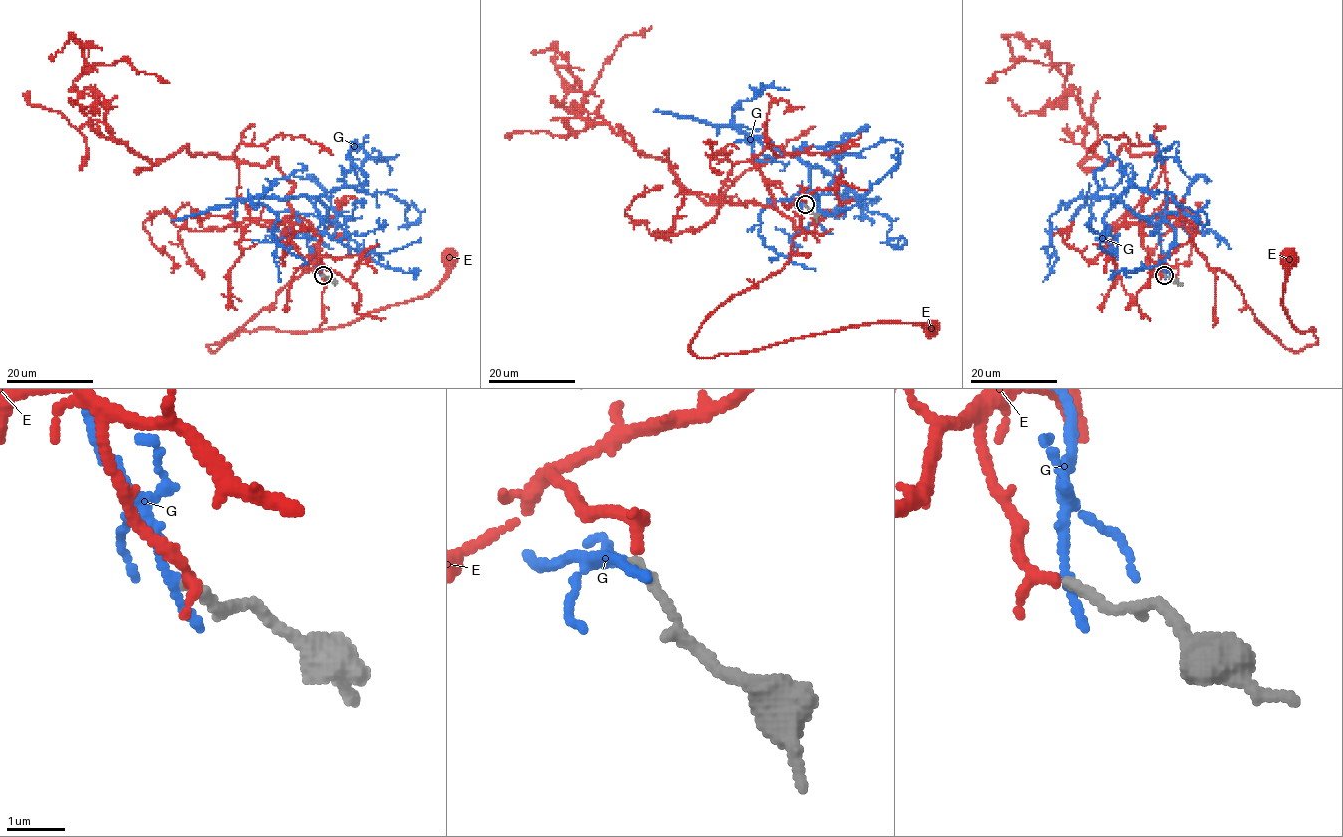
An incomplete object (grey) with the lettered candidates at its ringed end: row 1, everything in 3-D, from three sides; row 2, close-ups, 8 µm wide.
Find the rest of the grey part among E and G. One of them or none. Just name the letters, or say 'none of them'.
E

